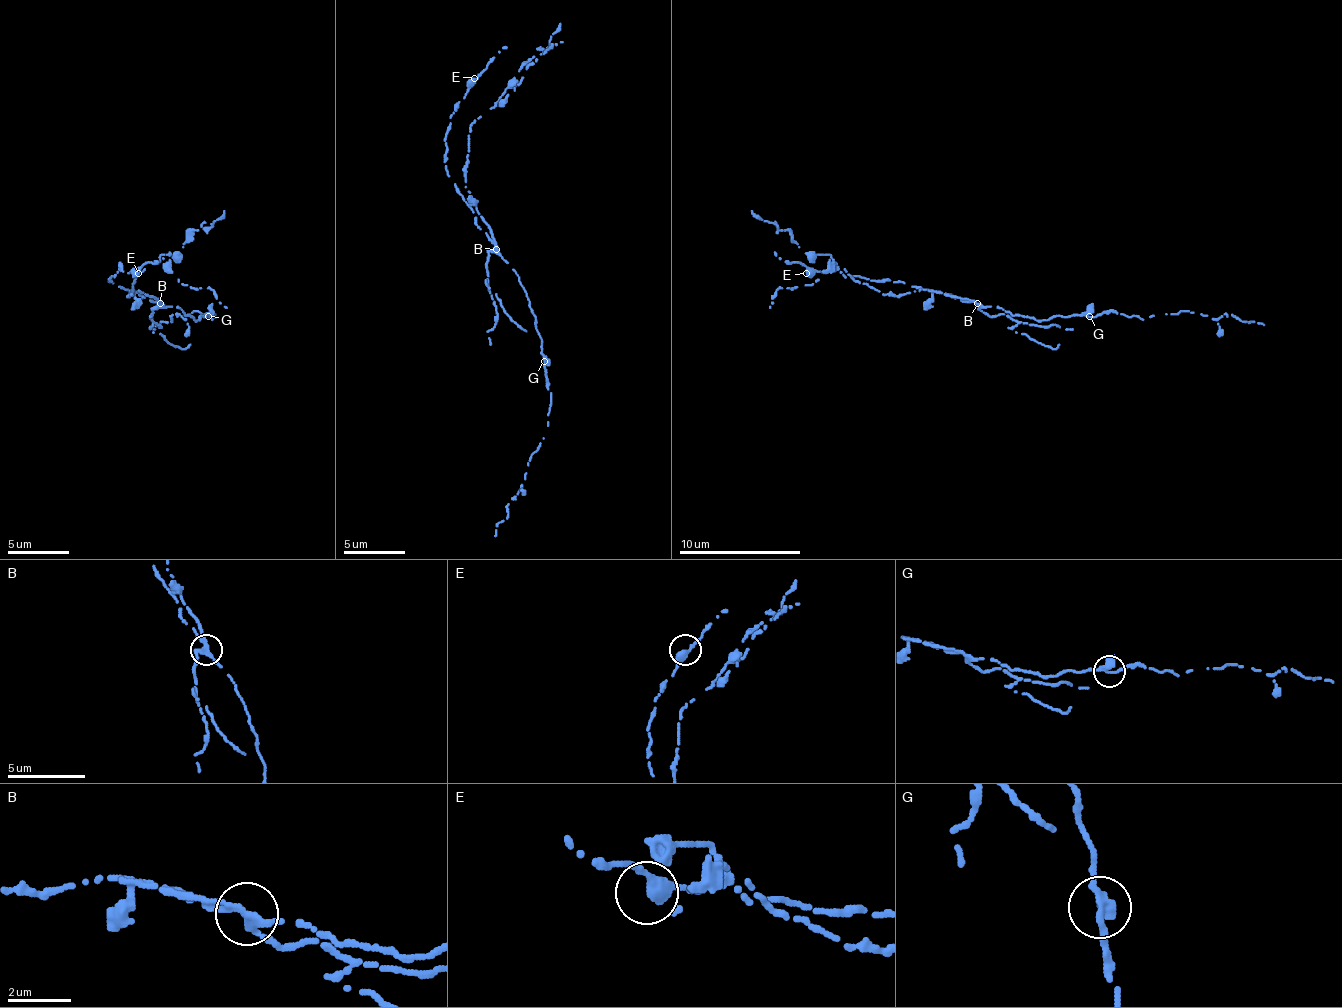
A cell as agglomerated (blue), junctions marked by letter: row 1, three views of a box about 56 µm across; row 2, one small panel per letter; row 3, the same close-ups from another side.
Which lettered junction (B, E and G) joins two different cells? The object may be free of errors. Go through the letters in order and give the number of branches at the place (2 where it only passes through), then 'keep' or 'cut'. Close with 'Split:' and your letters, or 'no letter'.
B: 3 branches meet; cut
E: 2 branches meet; keep
G: 3 branches meet; keep
Split: B

